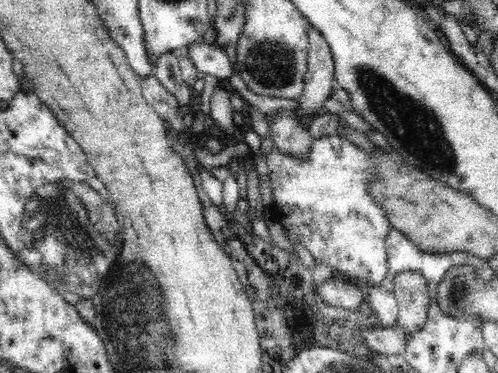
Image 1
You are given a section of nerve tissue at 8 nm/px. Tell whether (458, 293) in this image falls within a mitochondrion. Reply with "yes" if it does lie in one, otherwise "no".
yes

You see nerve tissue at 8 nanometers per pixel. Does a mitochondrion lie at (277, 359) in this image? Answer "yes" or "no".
no

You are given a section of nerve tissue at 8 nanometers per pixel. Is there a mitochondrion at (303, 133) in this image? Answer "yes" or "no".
no

